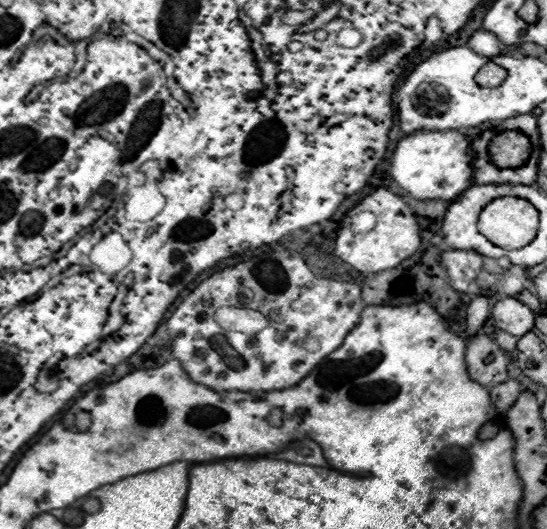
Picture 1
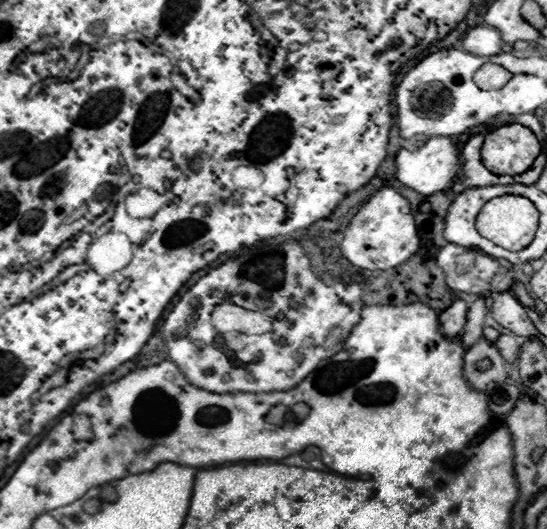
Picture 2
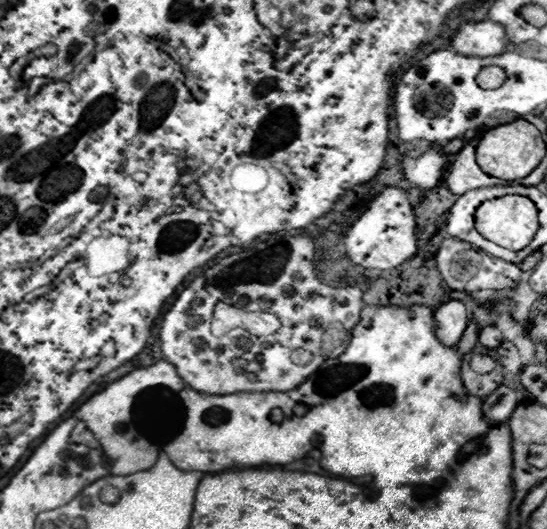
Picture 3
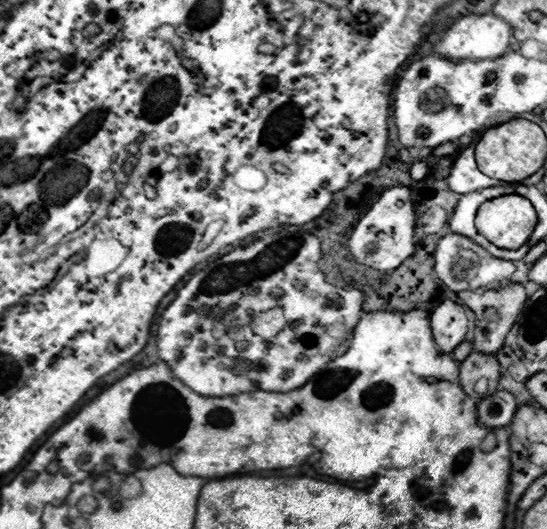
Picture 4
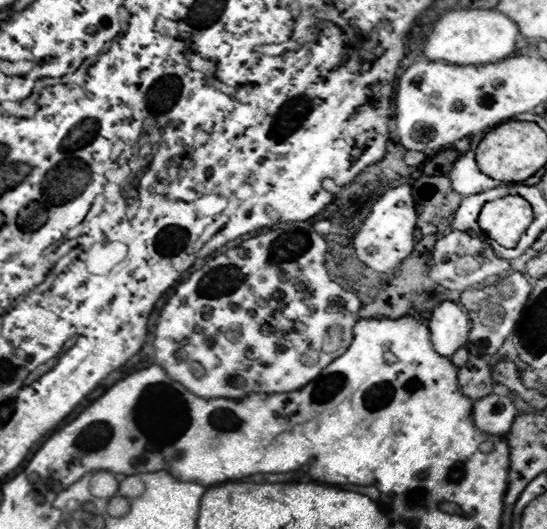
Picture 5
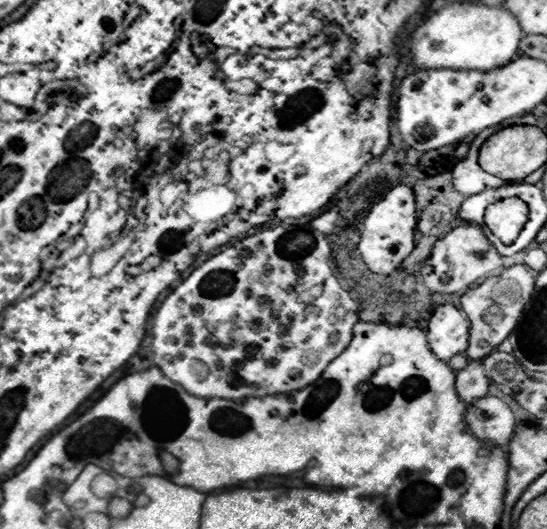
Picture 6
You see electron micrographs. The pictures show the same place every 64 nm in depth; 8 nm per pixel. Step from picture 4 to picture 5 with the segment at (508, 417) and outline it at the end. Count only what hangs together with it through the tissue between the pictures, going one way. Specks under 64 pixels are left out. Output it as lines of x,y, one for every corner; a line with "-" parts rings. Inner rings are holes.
490,394
472,406
472,420
478,430
490,436
506,436
516,418
516,406
508,396

